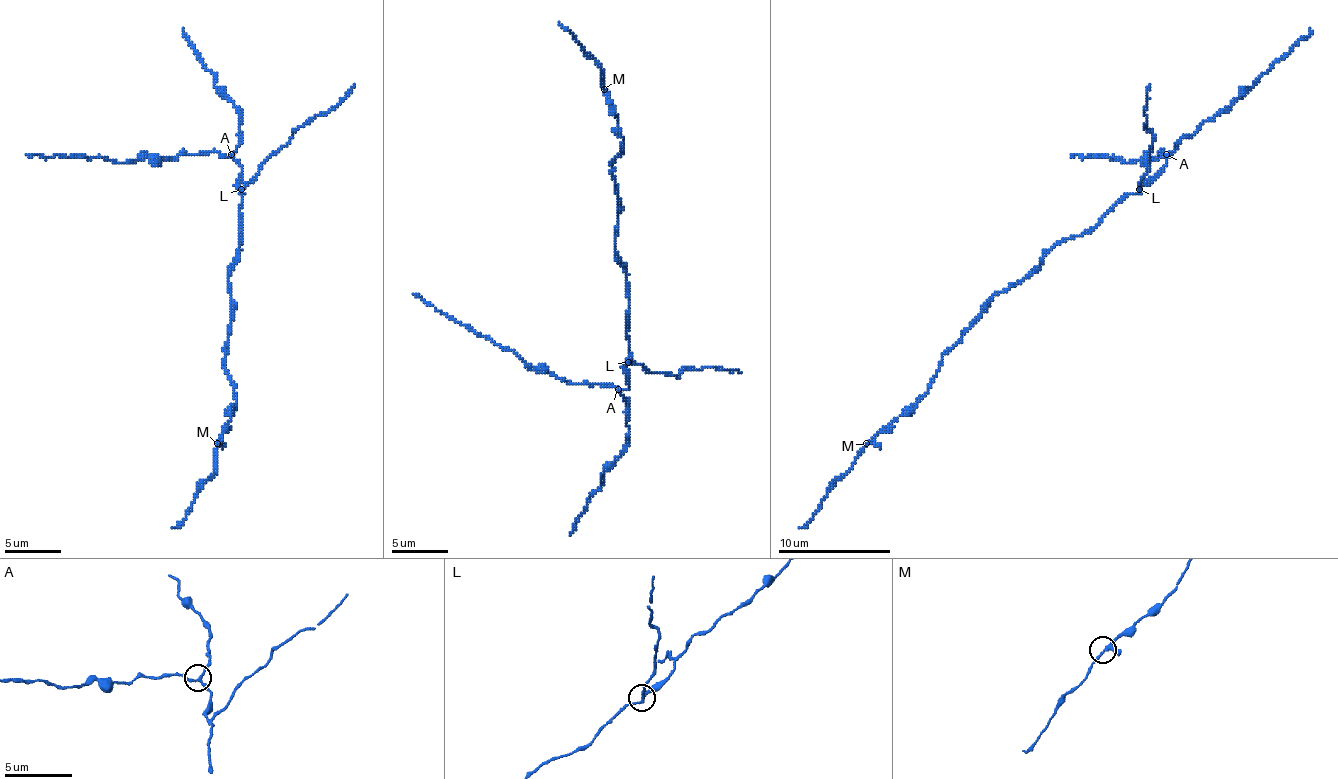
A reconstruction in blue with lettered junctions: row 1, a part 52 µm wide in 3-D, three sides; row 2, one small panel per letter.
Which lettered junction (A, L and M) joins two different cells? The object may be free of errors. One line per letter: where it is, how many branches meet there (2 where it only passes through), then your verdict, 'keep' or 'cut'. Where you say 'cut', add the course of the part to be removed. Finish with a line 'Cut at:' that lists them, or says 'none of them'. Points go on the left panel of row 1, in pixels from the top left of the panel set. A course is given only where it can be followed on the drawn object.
A: at (231, 154); 3 branches meet; keep
L: at (241, 189); 3 branches meet; cut; foreign part runs (242, 188), (290, 138), (318, 115), (326, 115), (354, 84)
M: at (217, 443); 3 branches meet; keep
Cut at: L

